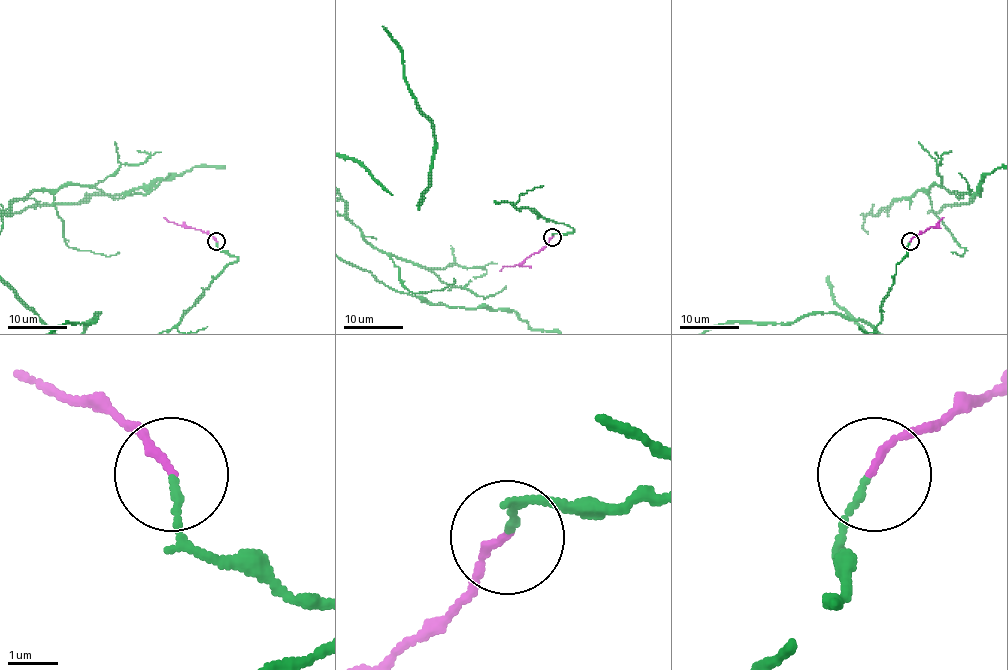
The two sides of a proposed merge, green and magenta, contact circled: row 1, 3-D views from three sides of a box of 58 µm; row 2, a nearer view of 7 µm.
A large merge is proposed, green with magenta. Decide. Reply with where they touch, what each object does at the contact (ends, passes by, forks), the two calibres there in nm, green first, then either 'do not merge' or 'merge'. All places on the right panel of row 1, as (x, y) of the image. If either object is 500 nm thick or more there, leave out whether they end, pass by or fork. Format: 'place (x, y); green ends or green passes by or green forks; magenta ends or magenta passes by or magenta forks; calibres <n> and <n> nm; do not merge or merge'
place (910, 241); green ends; magenta ends; calibres 130 and 150 nm; merge

